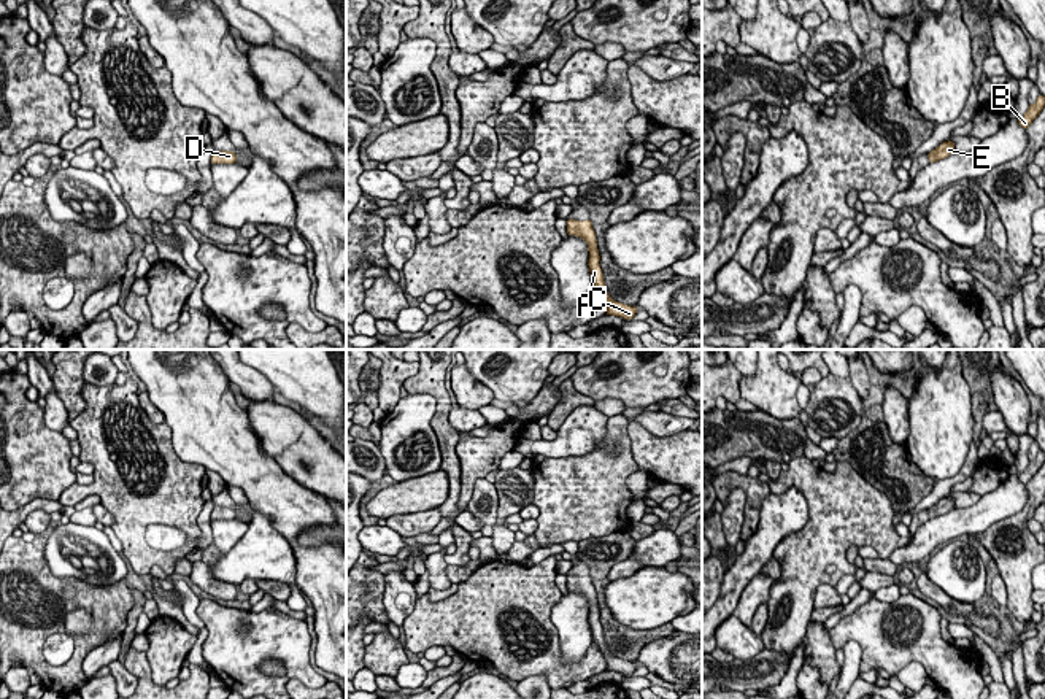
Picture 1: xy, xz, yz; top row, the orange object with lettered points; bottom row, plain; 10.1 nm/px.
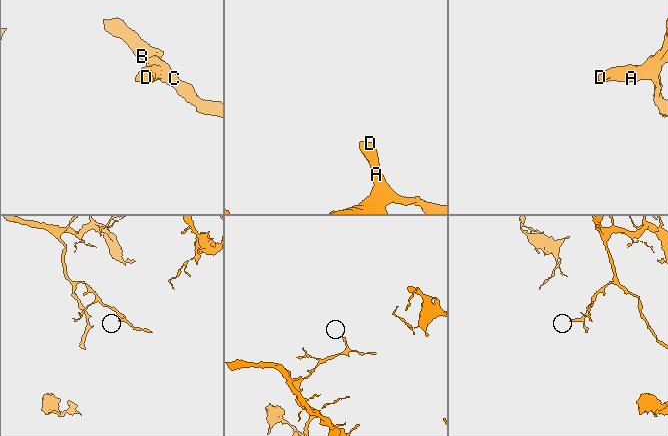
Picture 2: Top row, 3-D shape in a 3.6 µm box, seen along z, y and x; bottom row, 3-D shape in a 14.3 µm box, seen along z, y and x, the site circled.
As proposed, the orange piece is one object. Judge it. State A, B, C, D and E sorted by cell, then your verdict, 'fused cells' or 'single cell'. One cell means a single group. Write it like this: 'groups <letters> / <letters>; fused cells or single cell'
groups A B C D E; single cell

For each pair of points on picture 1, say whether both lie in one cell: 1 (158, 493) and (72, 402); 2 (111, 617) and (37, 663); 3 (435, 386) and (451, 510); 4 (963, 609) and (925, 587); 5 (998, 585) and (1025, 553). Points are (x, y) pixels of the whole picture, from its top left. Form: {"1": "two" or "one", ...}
{"1": "two", "2": "one", "3": "one", "4": "one", "5": "two"}

